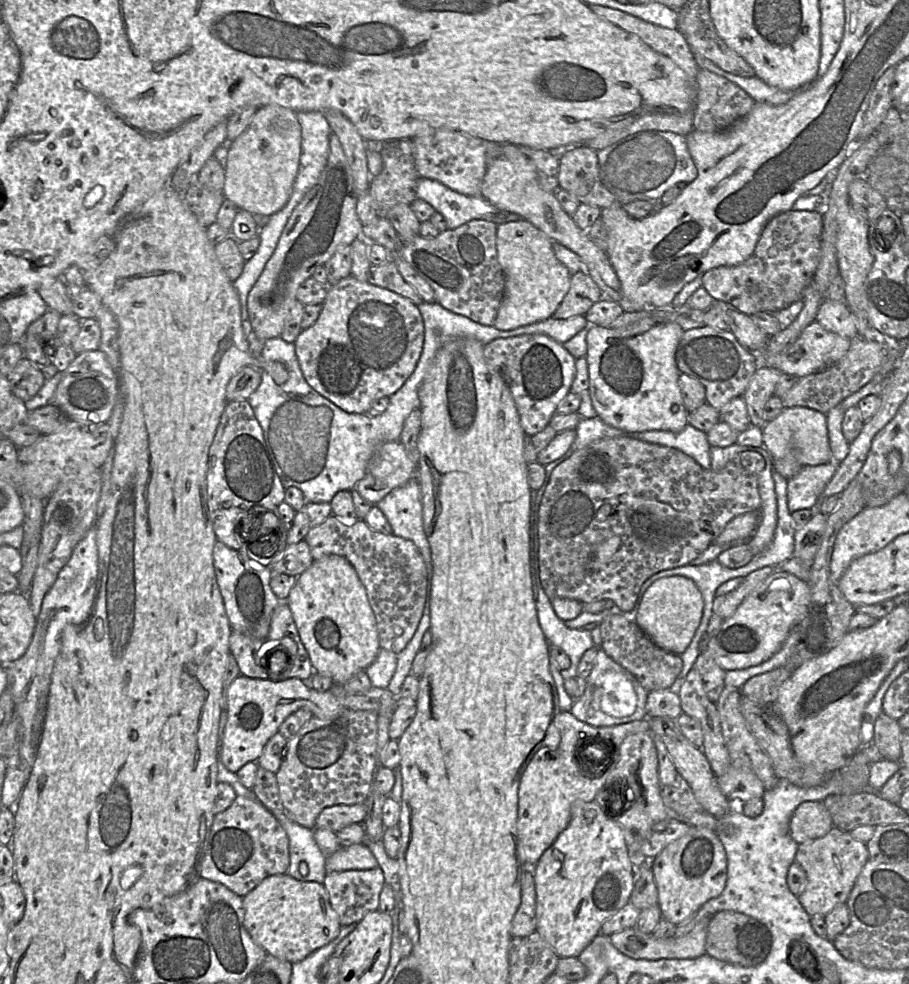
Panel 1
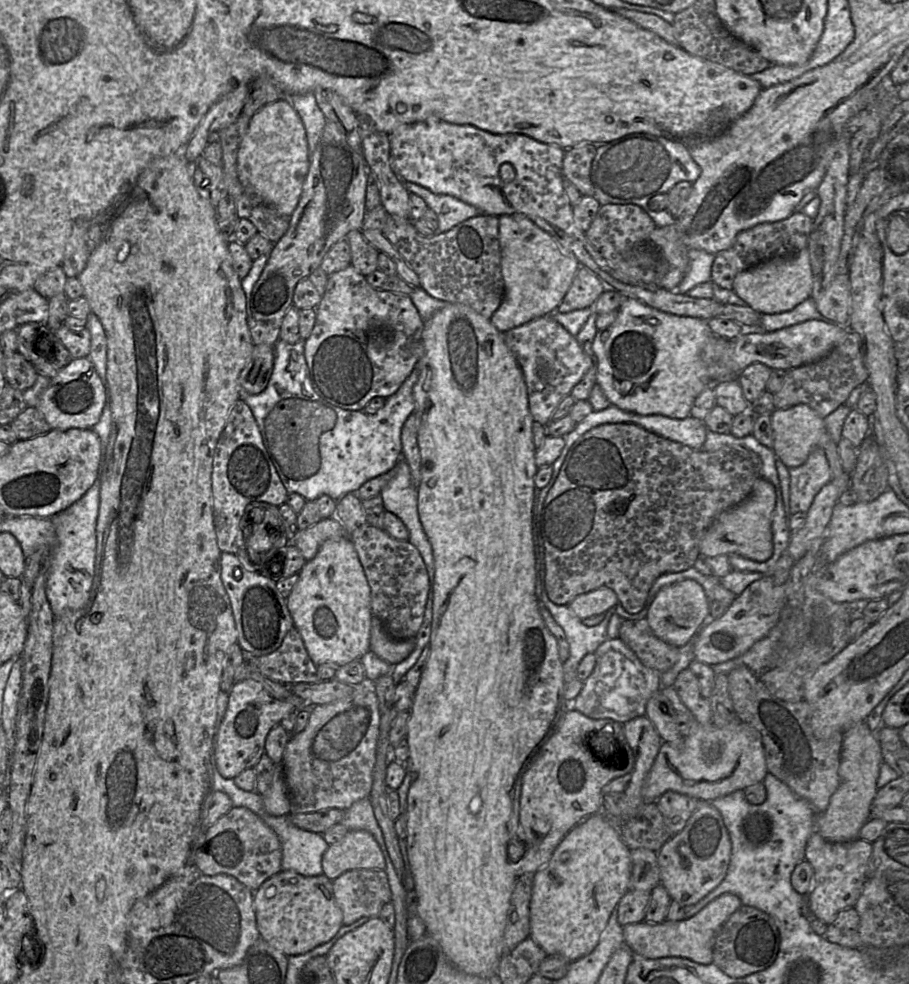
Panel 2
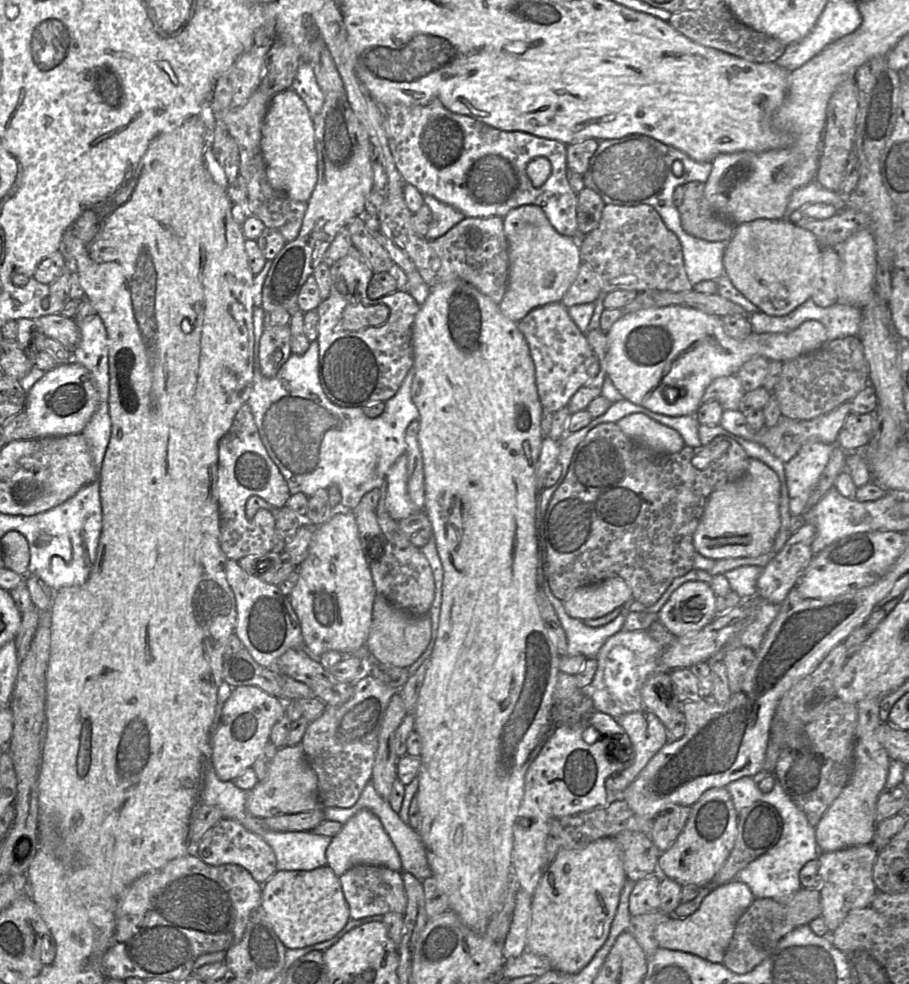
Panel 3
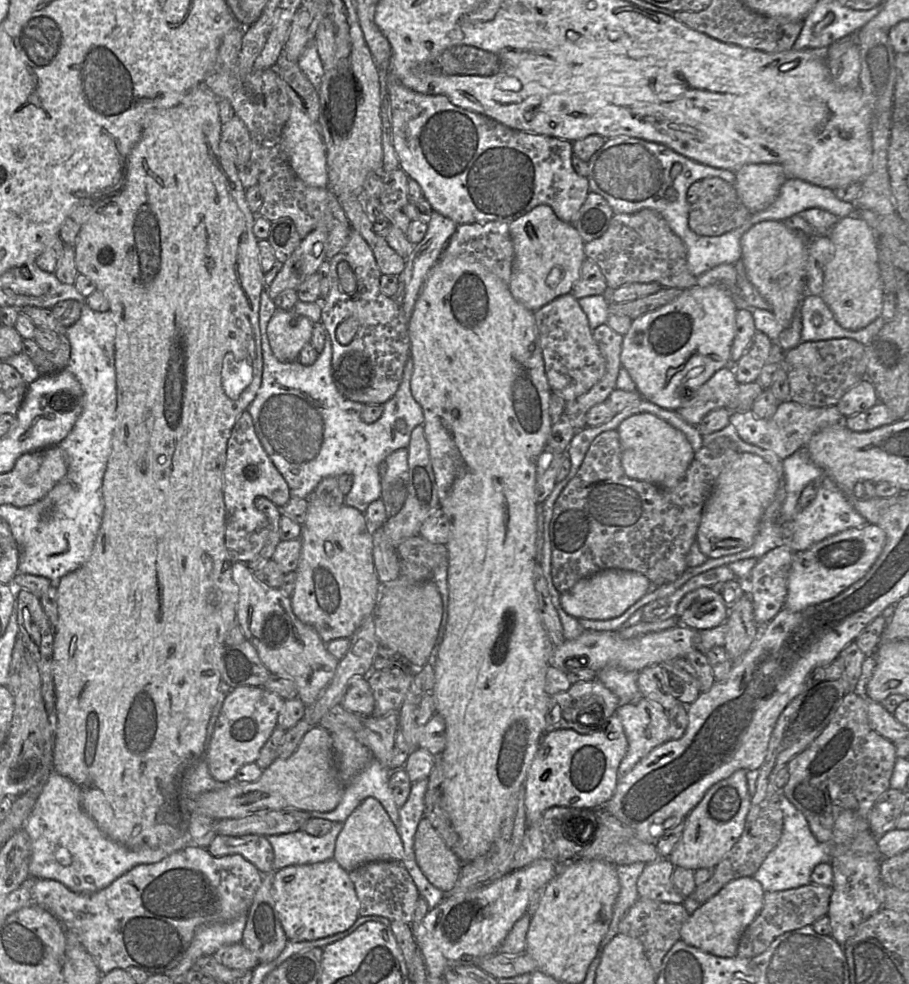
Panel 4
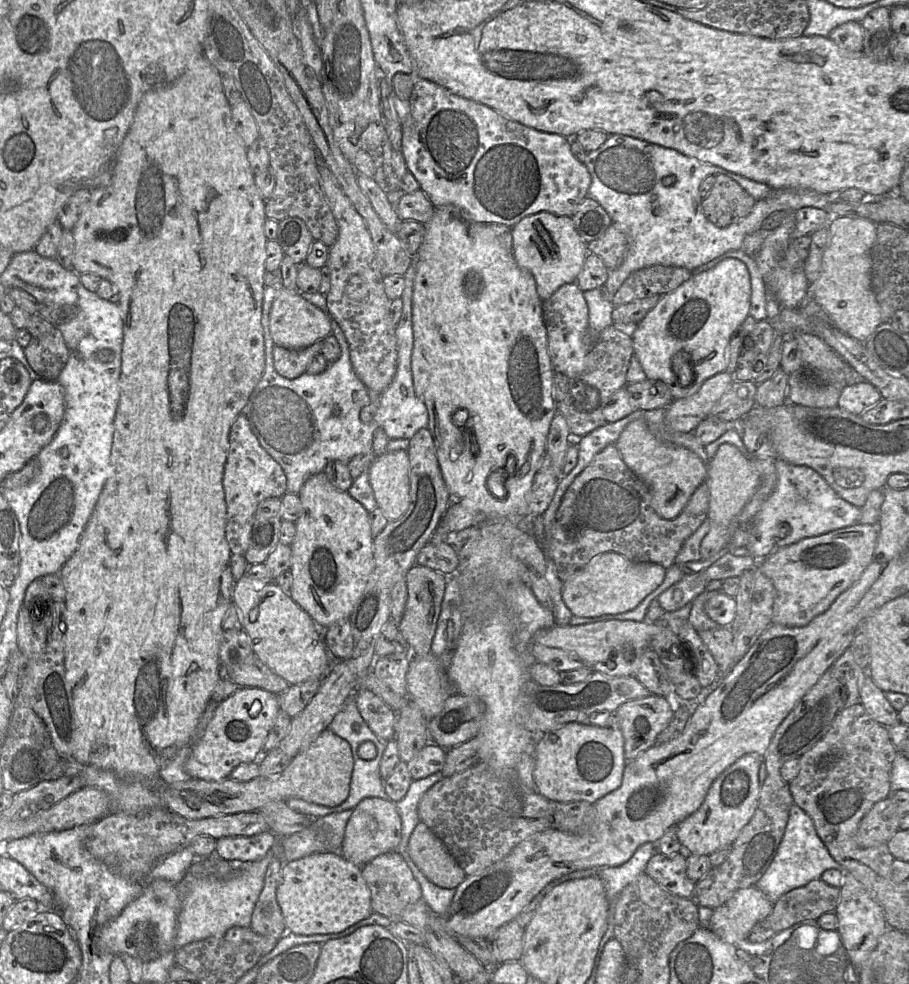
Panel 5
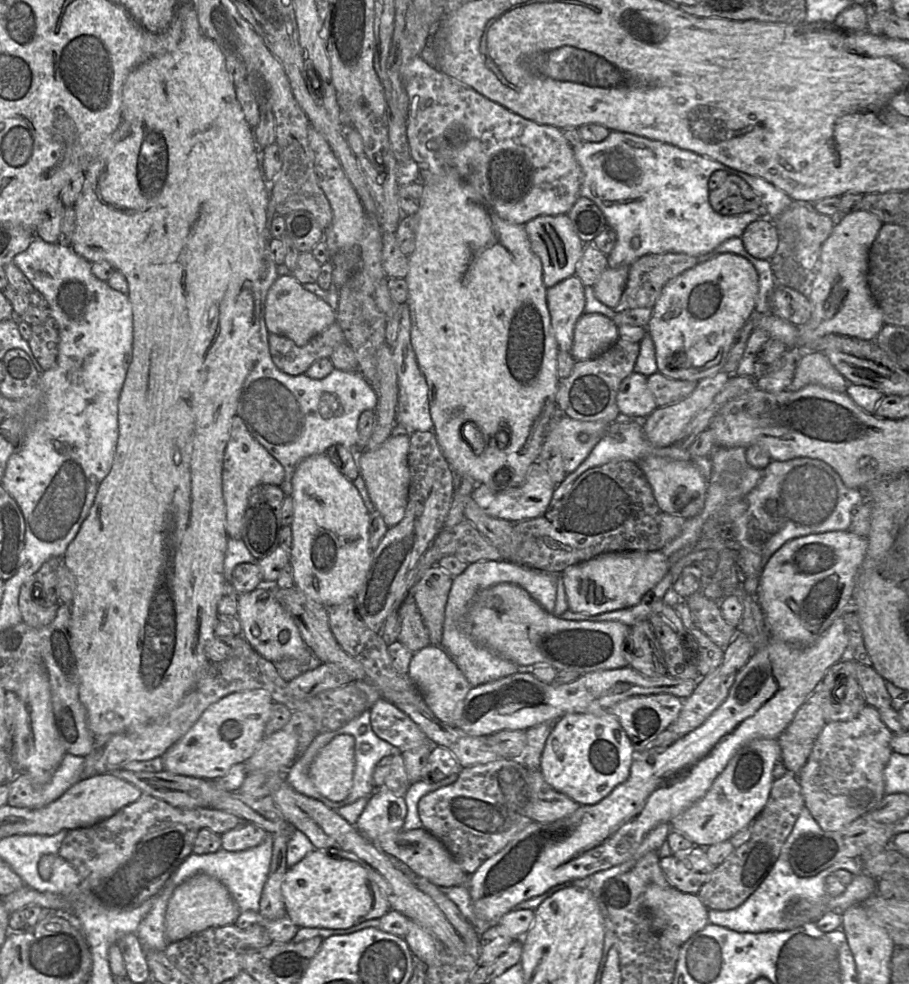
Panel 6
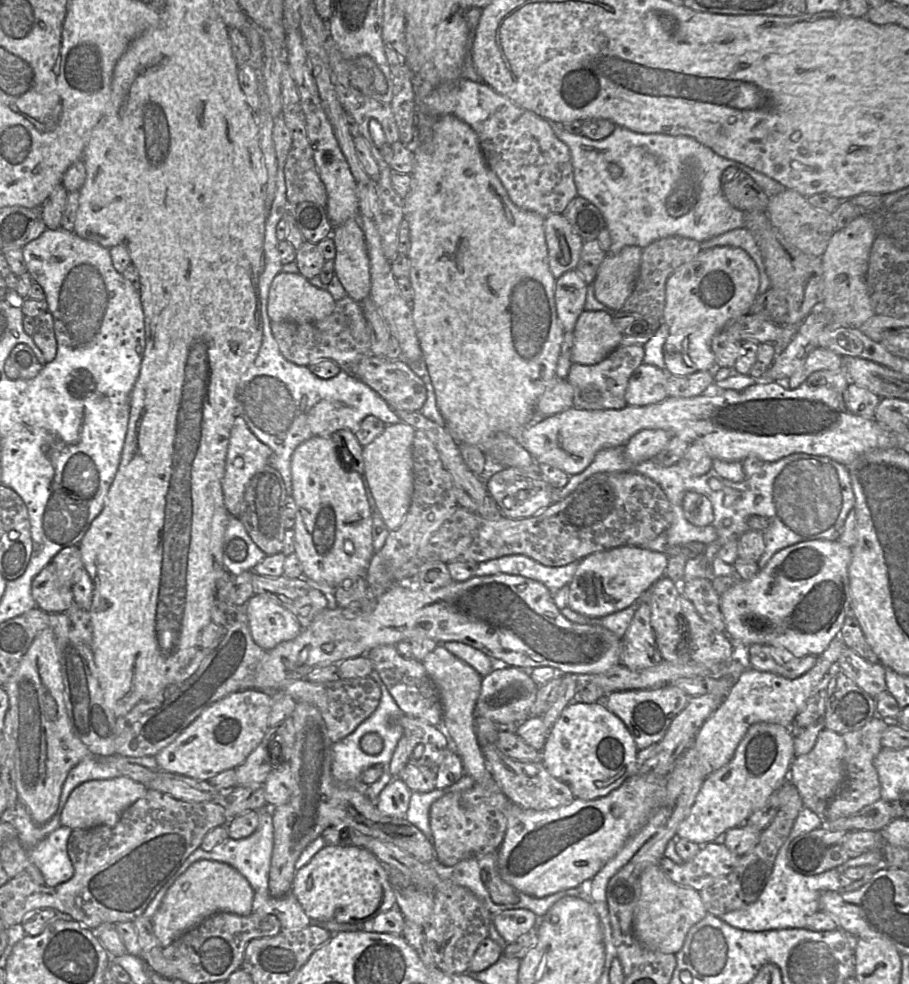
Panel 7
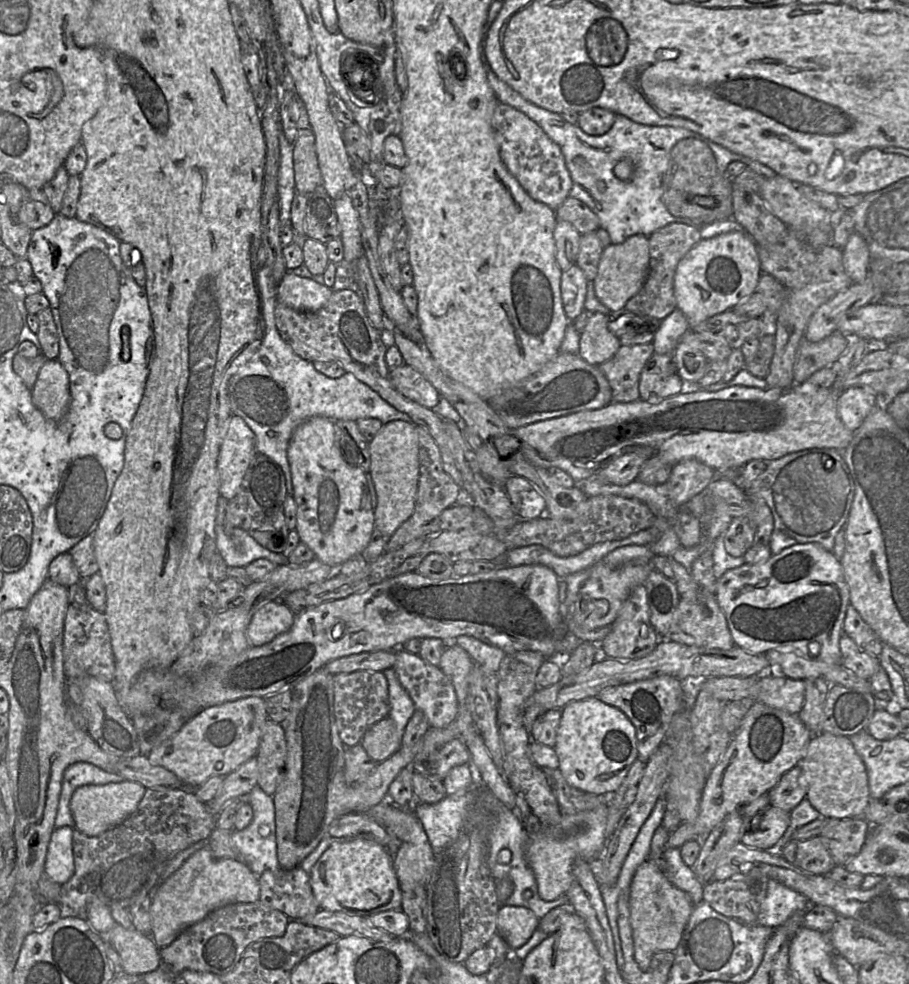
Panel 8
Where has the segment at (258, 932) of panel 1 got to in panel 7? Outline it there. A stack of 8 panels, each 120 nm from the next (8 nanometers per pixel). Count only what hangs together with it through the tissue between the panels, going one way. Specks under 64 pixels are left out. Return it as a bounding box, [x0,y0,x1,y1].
[291,845,396,924]

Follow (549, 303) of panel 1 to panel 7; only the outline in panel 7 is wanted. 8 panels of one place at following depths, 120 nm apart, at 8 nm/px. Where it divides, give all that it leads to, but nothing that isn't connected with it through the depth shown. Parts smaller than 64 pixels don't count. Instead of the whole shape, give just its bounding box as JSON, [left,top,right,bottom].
[544,214,584,279]

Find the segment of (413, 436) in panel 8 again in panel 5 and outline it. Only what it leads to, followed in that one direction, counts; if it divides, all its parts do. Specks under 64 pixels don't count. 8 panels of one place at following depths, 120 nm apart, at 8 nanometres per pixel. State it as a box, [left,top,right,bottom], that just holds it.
[368,451,409,519]

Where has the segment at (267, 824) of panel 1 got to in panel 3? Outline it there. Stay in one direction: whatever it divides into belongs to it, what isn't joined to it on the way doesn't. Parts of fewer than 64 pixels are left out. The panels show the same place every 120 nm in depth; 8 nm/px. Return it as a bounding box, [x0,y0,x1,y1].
[198,819,277,884]

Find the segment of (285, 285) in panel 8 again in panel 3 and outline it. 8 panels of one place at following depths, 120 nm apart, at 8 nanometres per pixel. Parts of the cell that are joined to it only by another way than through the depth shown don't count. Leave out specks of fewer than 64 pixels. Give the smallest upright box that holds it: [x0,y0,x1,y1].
[258,325,291,378]

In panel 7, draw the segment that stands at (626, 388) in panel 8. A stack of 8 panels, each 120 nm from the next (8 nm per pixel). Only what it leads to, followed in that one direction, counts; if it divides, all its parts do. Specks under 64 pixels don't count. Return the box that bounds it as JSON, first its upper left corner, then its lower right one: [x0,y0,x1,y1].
[567,345,645,410]

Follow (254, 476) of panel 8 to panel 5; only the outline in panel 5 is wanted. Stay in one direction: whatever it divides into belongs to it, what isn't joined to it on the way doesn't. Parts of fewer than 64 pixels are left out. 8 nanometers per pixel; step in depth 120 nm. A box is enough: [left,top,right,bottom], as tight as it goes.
[244,498,282,564]

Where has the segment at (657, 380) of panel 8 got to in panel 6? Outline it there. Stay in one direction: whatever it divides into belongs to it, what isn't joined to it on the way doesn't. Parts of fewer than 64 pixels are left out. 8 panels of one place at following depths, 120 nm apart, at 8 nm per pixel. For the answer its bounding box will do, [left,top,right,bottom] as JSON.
[616,372,657,419]

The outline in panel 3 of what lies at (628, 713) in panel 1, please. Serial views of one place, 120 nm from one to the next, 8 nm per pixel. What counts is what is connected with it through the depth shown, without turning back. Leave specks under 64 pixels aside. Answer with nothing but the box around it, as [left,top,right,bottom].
[583,630,663,719]

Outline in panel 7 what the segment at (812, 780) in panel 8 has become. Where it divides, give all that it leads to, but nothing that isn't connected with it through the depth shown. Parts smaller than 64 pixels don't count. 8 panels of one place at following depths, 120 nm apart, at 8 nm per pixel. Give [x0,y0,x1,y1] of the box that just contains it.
[788,729,845,817]

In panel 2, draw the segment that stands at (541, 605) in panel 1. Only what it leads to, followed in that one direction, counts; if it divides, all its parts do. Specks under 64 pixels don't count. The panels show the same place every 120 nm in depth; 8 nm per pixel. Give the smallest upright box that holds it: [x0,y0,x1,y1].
[540,581,614,673]

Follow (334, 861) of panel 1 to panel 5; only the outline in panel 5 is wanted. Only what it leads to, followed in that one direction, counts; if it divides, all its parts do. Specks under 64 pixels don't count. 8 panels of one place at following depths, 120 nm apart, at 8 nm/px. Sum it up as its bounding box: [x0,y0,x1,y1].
[340,797,401,866]

